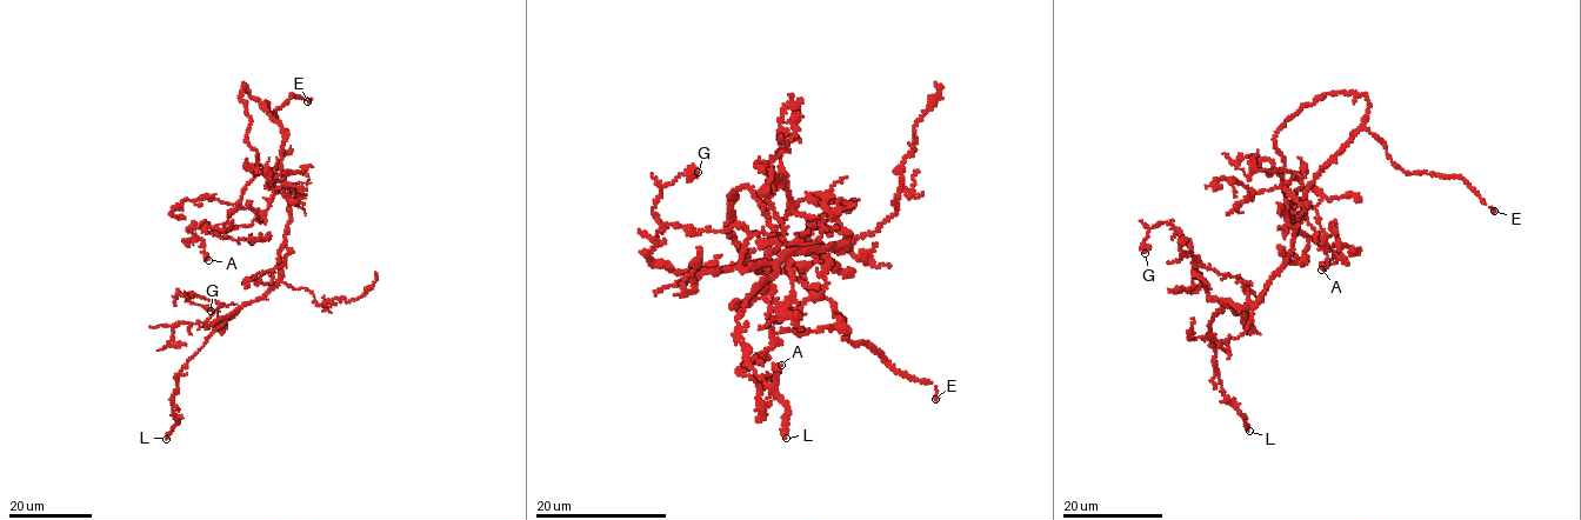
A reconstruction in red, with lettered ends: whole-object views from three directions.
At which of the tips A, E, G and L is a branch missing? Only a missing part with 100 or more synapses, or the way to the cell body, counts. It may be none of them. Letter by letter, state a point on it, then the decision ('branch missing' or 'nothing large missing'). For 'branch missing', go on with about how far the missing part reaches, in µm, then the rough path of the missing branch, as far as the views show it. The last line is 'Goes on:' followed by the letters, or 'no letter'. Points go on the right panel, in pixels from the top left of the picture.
A: at (1321, 270); nothing large missing
E: at (1494, 211); branch missing; about 30 µm are missing; missing branch runs (1494, 211), (1473, 119), (1463, 105), (1465, 87)
G: at (1145, 253); nothing large missing
L: at (1249, 431); nothing large missing
Goes on: E

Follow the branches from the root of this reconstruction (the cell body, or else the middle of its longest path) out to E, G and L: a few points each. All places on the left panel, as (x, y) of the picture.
E: (286, 235), (285, 137), (265, 101), (277, 117), (292, 94), (311, 98), (307, 101)
G: (286, 235), (279, 274), (272, 287), (227, 315), (208, 325), (208, 315), (222, 305), (177, 293), (211, 311)
L: (286, 235), (279, 274), (272, 287), (217, 327), (177, 377), (172, 408), (178, 421), (166, 439)

